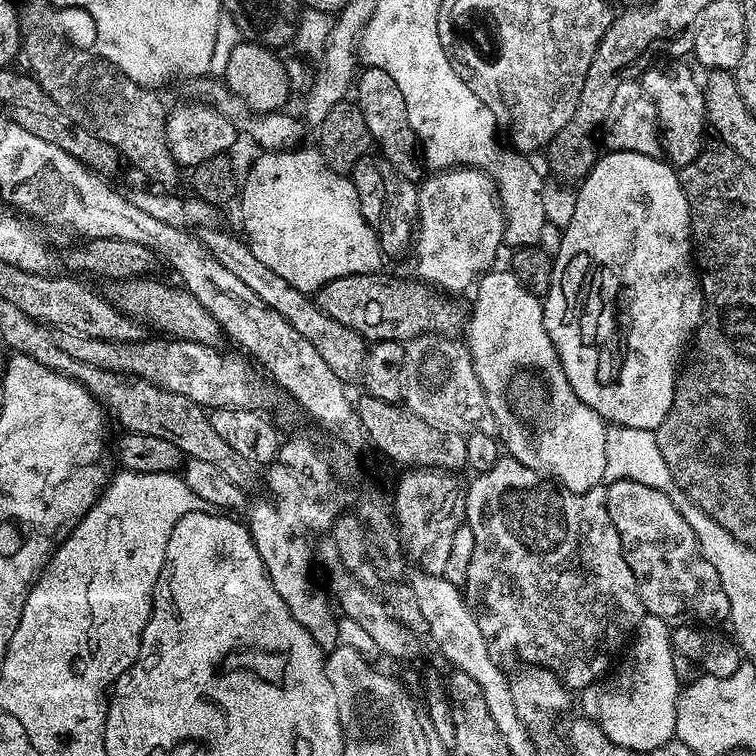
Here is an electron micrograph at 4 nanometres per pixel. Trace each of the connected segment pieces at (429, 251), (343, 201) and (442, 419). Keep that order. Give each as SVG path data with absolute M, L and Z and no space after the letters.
M450 168L436 170L419 185L420 201L414 237L416 272L423 283L445 293L460 294L475 285L478 277L492 264L504 244L504 209L500 205L500 193L496 184L477 168Z
M315 147L297 150L259 153L260 157L252 164L248 176L243 177L238 197L240 220L244 223L243 235L254 255L274 270L274 274L286 278L290 286L299 292L315 294L321 284L346 274L366 274L380 272L380 263L386 260L380 251L380 238L377 229L362 218L358 206L358 194L347 175L335 172Z
M425 334L407 341L402 362L402 386L403 407L422 418L422 422L430 422L430 426L446 428L450 432L497 435L498 422L490 410L490 402L486 402L478 374L474 374L474 362L459 339Z

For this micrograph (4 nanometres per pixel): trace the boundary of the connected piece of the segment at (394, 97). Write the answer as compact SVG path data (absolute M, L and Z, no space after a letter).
M365 67L354 81L354 100L362 110L362 118L366 118L366 126L370 126L372 143L384 155L383 163L393 168L402 178L410 178L417 182L426 176L426 165L420 147L420 141L414 134L414 126L410 126L410 114L406 110L406 98L402 98L402 90L398 90L398 82L386 74L386 70Z

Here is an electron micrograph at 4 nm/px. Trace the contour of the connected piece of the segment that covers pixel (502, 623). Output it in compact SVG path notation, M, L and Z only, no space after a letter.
M507 454L501 455L498 466L494 466L494 470L486 470L471 478L473 479L472 484L470 480L466 488L468 497L466 498L464 515L466 525L474 532L474 552L470 560L466 588L469 593L472 591L476 595L475 607L480 612L481 610L488 612L482 616L482 625L484 635L491 643L492 652L501 661L508 660L511 656L517 656L518 659L525 660L523 662L525 665L549 668L554 675L564 681L569 689L583 690L588 688L609 671L608 663L611 662L612 655L620 647L623 649L629 643L641 618L646 615L644 603L638 594L634 574L627 562L624 561L624 551L622 550L622 542L618 538L618 530L615 529L614 522L610 518L607 491L603 487L597 486L588 492L571 492L569 488L557 484L555 480L545 478L541 473L522 466L522 462L518 462L513 456Z

